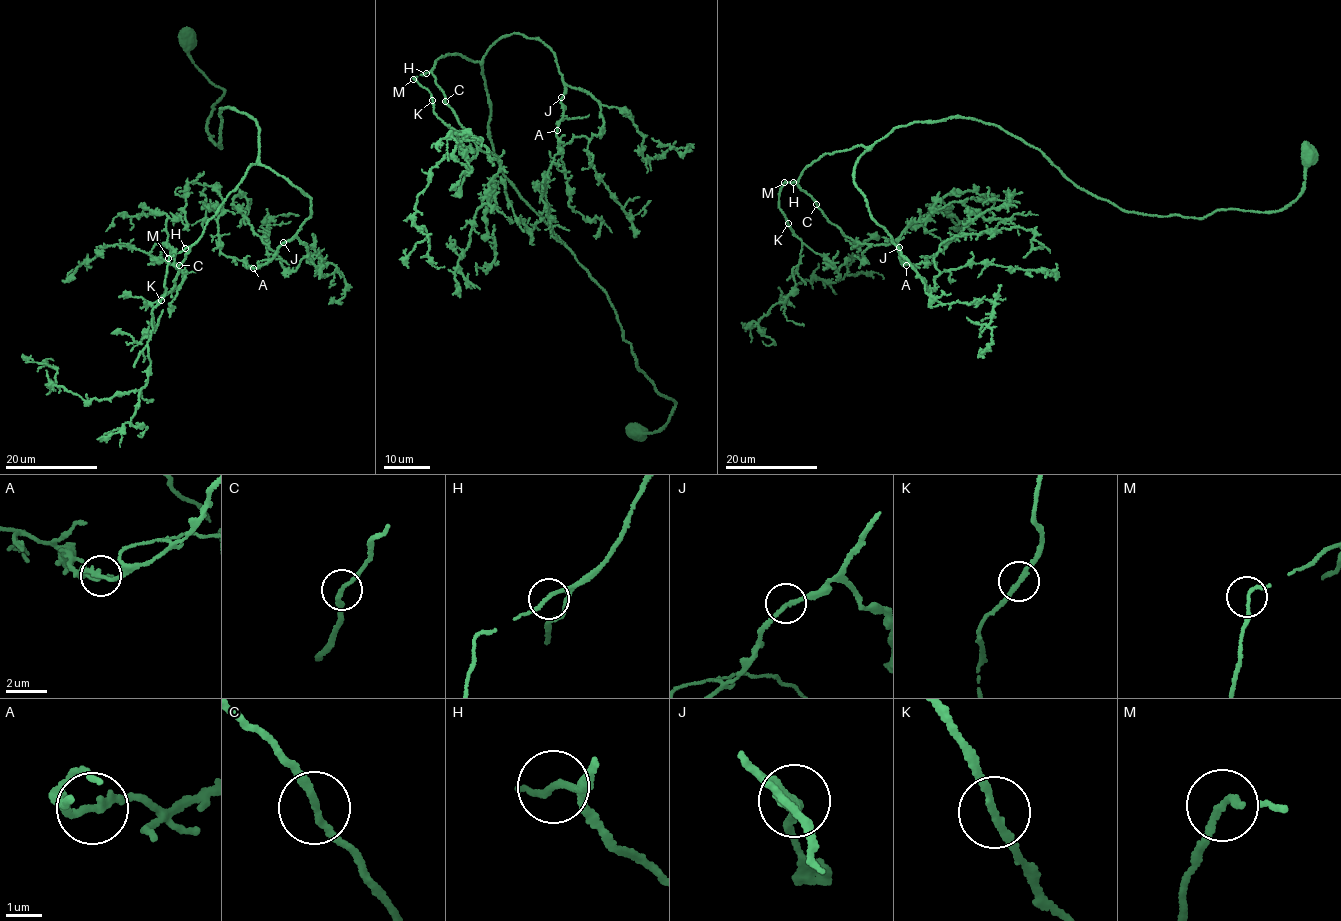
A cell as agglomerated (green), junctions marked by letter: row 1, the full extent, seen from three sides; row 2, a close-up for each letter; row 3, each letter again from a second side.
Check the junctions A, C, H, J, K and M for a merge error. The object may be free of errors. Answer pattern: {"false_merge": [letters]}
{"false_merge": []}

